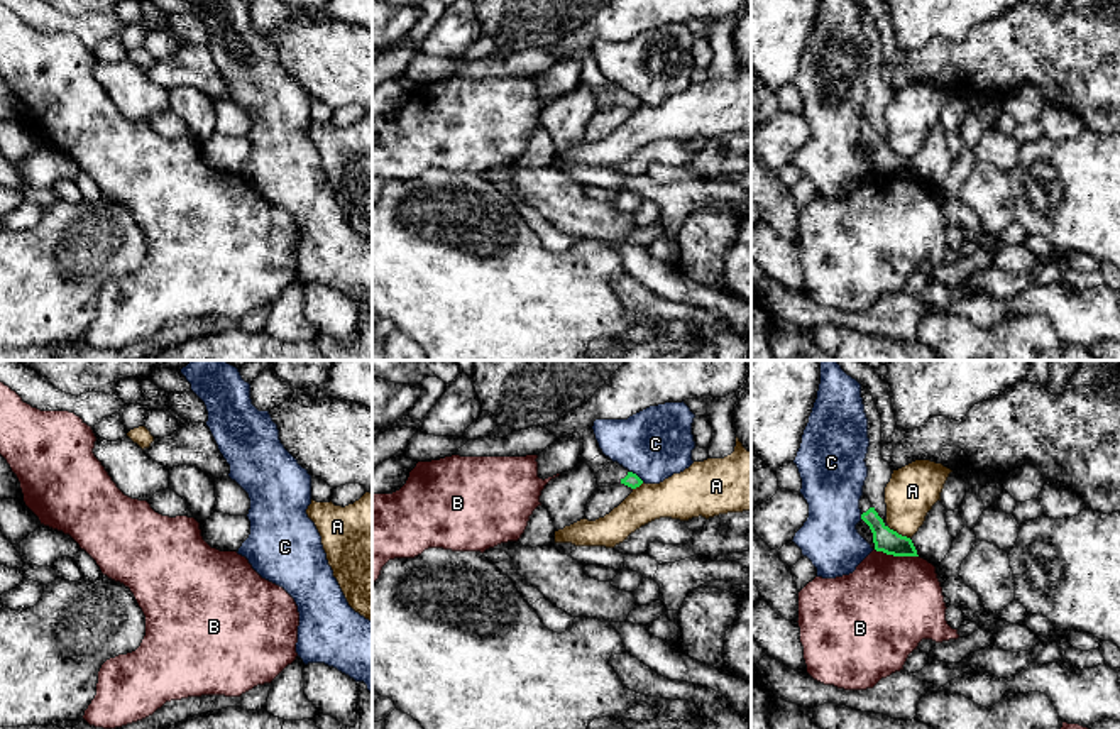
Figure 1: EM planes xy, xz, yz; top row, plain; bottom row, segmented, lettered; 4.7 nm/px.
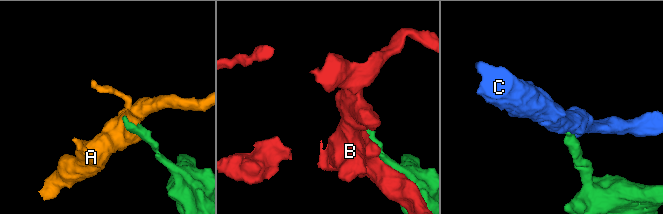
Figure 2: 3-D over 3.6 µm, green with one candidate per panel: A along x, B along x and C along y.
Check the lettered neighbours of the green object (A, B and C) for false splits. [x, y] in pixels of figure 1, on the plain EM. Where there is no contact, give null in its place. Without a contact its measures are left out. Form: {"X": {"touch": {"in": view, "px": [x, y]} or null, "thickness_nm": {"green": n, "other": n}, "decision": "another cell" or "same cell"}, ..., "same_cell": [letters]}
{"A": {"touch": {"in": "yz", "px": [897, 154]}, "thickness_nm": {"green": 120, "other": 240}, "decision": "another cell"}, "B": {"touch": {"in": "yz", "px": [897, 176]}, "thickness_nm": {"green": 120, "other": 460}, "decision": "another cell"}, "C": {"touch": {"in": "xz", "px": [635, 95]}, "thickness_nm": {"green": 70, "other": 340}, "decision": "another cell"}, "same_cell": []}

